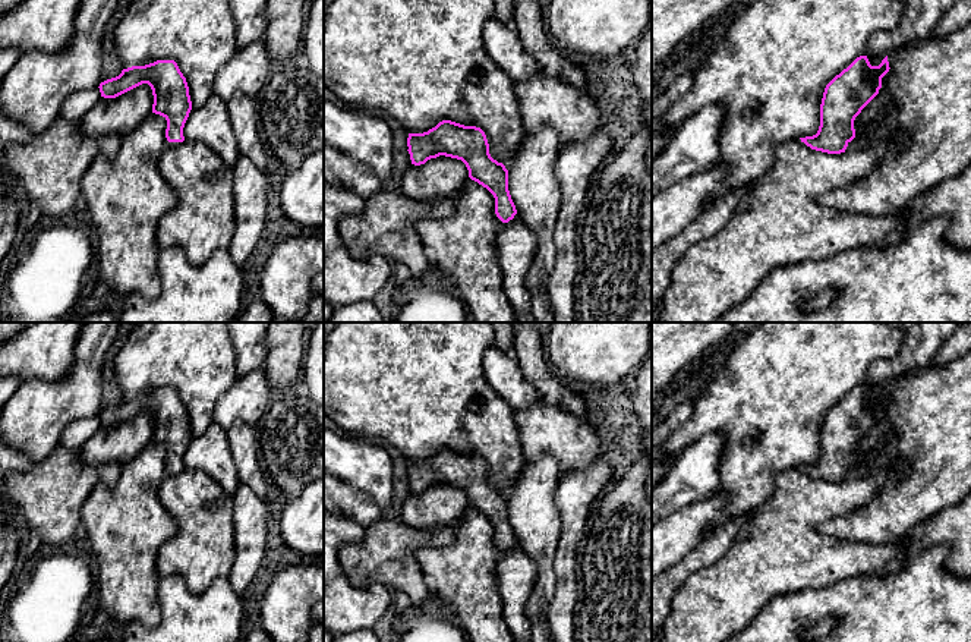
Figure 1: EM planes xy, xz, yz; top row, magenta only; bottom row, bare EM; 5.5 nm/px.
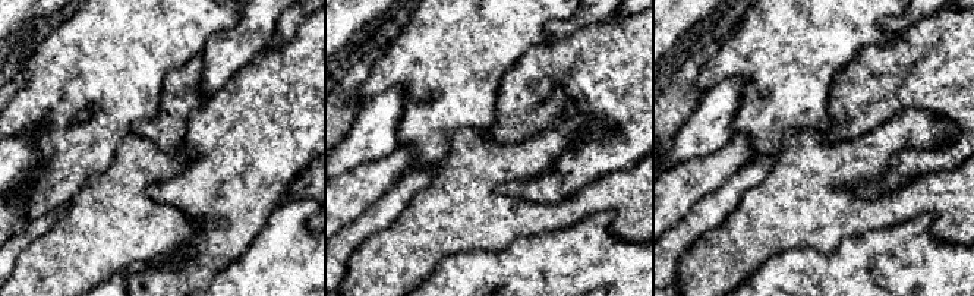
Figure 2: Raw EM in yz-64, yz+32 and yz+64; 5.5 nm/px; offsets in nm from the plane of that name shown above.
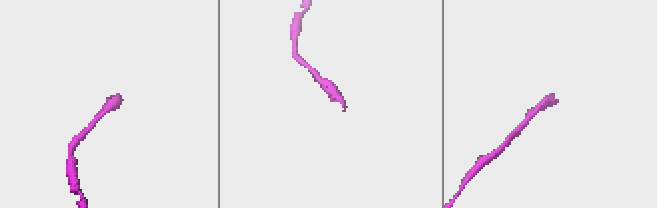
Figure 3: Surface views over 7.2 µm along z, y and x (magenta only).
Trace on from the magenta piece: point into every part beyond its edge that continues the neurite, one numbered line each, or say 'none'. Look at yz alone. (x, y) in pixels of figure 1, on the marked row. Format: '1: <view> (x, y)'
1: yz (921, 113)

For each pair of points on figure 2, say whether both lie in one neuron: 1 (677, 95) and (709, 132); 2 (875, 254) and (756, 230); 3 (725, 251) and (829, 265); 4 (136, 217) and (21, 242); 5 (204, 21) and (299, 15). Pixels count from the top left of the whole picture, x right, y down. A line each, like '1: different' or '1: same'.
1: different
2: different
3: different
4: same
5: different

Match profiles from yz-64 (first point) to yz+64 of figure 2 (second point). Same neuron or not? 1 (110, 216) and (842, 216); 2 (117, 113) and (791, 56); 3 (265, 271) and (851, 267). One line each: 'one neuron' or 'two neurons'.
1: one neuron
2: one neuron
3: one neuron

